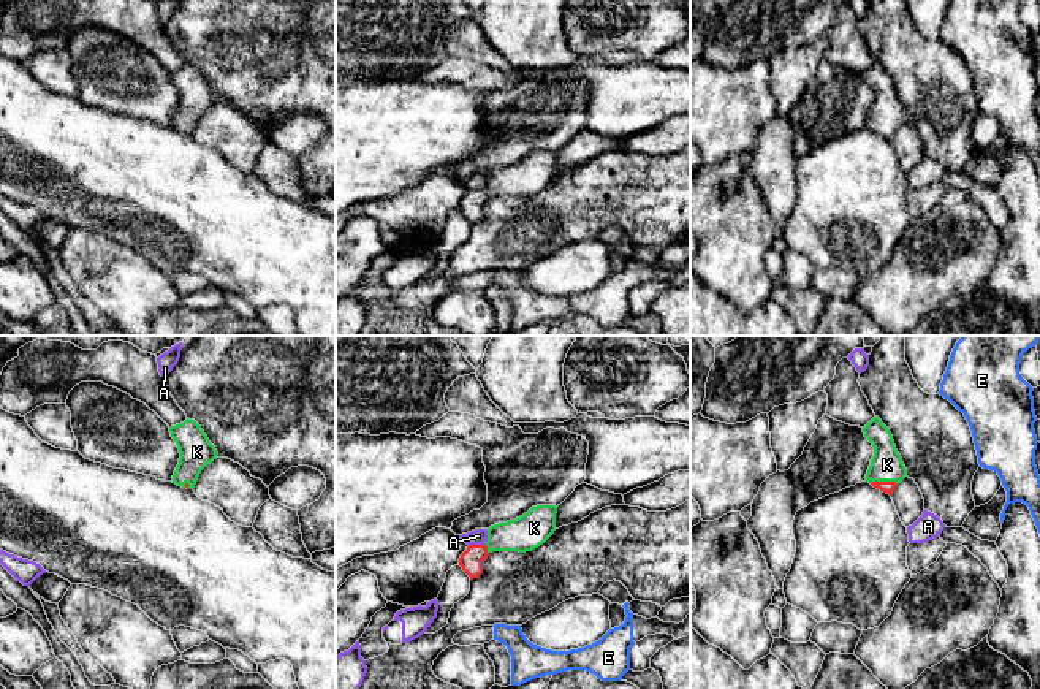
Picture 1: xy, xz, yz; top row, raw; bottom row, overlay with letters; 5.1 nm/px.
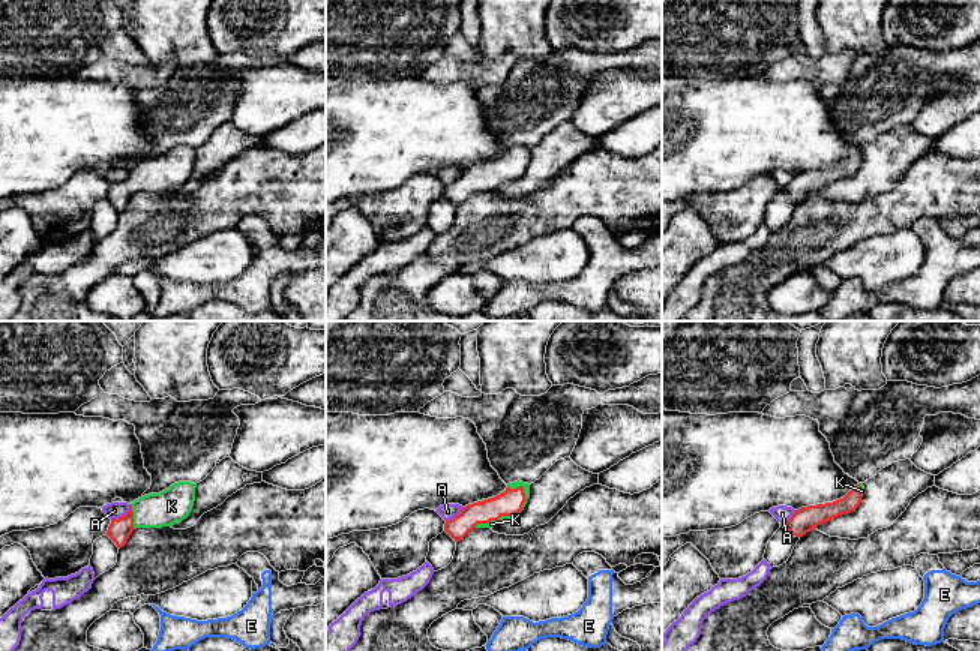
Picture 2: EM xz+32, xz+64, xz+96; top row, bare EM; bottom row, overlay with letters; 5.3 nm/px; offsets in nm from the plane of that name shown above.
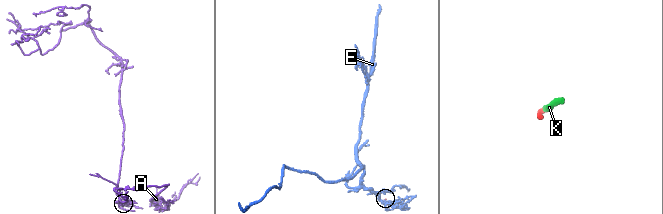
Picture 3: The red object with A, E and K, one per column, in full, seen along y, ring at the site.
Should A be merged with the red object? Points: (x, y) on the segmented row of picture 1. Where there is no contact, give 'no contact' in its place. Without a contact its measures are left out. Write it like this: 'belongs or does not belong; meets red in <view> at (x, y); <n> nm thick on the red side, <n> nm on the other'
does not belong; meets red in xz at (477, 545); 120 nm thick on the red side, 80 nm on the other

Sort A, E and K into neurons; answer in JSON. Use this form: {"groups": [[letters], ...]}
{"groups": [["A"], ["E", "K"]]}

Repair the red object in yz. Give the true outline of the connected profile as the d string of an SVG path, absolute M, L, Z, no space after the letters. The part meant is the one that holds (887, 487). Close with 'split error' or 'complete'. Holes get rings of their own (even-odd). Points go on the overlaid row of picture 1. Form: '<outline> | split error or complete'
M874 417L863 428L863 432L874 447L866 482L891 496L896 486L907 477L907 469L896 450L893 436L879 417Z | split error

